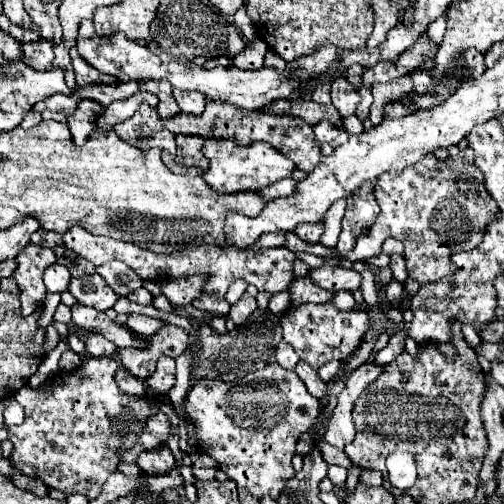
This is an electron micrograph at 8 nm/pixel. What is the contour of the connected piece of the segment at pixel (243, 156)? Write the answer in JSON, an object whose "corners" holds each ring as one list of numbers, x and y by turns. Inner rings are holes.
{"corners":[[205,140,201,152,209,160,209,168,203,174,205,182,221,192,221,194,233,194,233,192,243,192,243,190,261,190,281,178,291,176,295,170,293,162,277,152,273,146,267,146,265,142,253,142,251,146,237,146,233,142,219,142,219,140]]}

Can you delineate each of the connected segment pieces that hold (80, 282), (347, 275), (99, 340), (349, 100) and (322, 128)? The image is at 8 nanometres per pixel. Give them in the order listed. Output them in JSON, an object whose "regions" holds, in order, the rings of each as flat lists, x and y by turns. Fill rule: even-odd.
{"regions":[[[87,274,71,280,69,292,77,298,83,306,93,306,101,312,113,308,113,304,119,300,119,296,105,284,105,280,99,274]],[[319,266,319,268,309,268,309,278,321,286,323,290,357,290,361,286,361,274,355,272,353,268,341,268,341,266]],[[87,332,83,342,85,342,85,352,89,356,115,356,117,354,117,346,113,346,113,342,105,340,101,334]],[[339,76,331,82,331,96,333,96,333,106,337,108,341,118,347,118,347,116,355,114,359,94,343,76]],[[319,122,317,126,313,126,313,132,315,132,315,138,319,142,327,142,333,148,347,142,347,134,343,130,339,130,337,126,333,126,331,122]]]}

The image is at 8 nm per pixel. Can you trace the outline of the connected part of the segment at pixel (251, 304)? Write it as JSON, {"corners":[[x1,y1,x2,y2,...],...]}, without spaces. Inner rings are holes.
{"corners":[[245,292,235,304,231,304,229,318,239,326,239,324,243,324,255,310,257,310,257,302,255,302,255,298,253,298,251,294]]}

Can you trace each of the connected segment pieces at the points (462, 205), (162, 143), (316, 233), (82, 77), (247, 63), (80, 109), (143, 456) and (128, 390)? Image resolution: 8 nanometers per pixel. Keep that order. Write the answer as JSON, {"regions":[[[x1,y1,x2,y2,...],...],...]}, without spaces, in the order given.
{"regions":[[[469,148,461,150,457,158,439,160,435,154,427,154,415,166,385,172,375,186,375,198,381,212,369,234,357,238,357,246,347,258,353,262,367,260,381,252,385,238,397,238,405,244,409,276,419,284,451,276,455,272,451,254,457,248,471,250,471,246,479,246,489,218,499,212,497,202,485,190,483,174,473,164,473,150]],[[143,104,133,118,117,124,113,130,121,140,137,146,139,150,161,148,169,154,175,154,175,134,165,130,157,110,147,104]],[[317,222,317,224,301,224,301,226,297,226,295,234,301,240,305,240,305,242,315,244,315,242,319,242,319,238,323,234,323,222]],[[76,47,70,50,71,64,76,77,78,87,86,87,93,84,115,84,115,76,107,76,89,65,78,53]],[[255,38,251,42,247,42,245,50,241,54,237,54,237,58,233,58,233,66,243,68,243,70,259,70,263,66,263,58,267,54,269,46,265,46,265,42,261,42,261,38]],[[79,100,77,110,69,116,69,122,67,122,75,144,82,146,89,136,95,132,95,118,103,110,105,108,99,102,95,102,95,100]],[[167,444,157,446,157,450,145,450,137,456,137,464,141,470,145,470,147,474,167,474,171,472,171,468,175,468,175,456,171,454]],[[119,368,119,370,117,370,115,380,117,380,117,386,119,386,125,394,129,394,129,396,145,398,145,396,147,396,147,392,149,392,149,390,145,388,145,384,143,384,139,378,135,378,135,376,127,374,123,368]]]}

